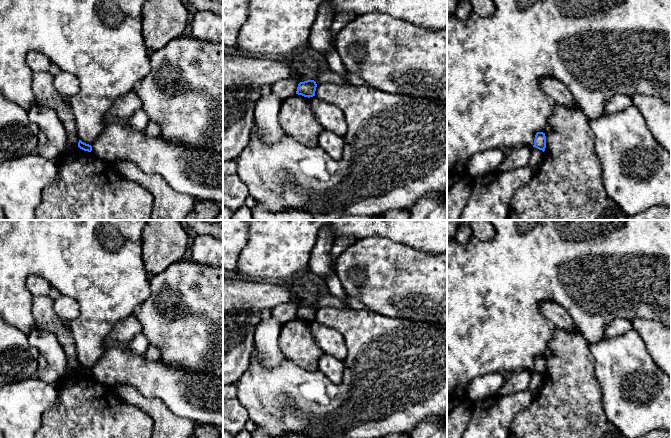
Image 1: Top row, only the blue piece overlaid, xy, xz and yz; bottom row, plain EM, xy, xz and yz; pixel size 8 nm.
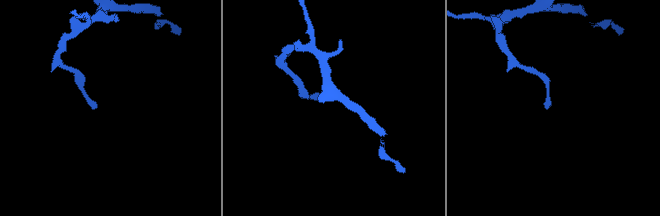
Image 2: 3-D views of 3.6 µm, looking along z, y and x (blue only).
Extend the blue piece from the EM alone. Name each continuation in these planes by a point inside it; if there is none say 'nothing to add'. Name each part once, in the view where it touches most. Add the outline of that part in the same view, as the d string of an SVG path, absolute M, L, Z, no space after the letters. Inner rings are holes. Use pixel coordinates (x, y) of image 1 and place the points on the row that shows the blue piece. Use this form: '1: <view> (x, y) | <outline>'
nothing to add

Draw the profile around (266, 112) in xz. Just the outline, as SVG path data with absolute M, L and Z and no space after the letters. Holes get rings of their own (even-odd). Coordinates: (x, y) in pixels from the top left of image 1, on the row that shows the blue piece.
M271 93L267 97L262 96L255 105L255 128L262 133L264 143L276 143L285 135L278 120L282 101L276 94Z

